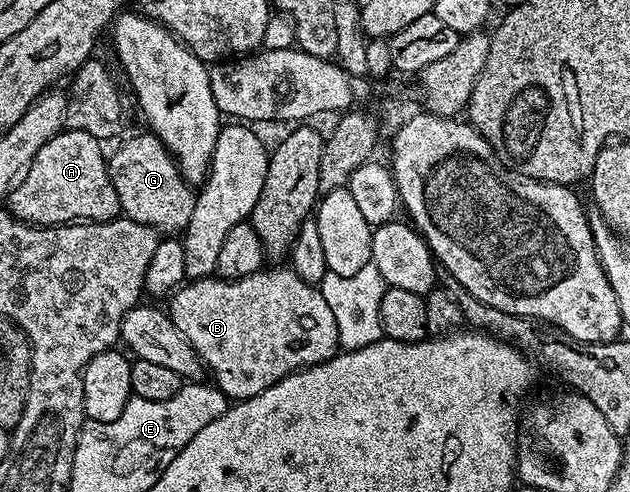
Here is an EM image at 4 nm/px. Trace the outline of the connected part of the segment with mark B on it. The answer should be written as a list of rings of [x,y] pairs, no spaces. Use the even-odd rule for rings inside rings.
[[[263,268],[257,274],[249,274],[243,278],[227,280],[217,276],[209,278],[196,278],[187,281],[178,287],[169,295],[168,313],[172,324],[176,324],[176,328],[180,328],[180,332],[184,332],[184,336],[188,340],[188,344],[195,350],[202,365],[207,371],[214,373],[212,378],[213,385],[226,393],[227,399],[241,400],[251,398],[260,392],[264,392],[264,388],[272,388],[285,374],[293,374],[295,370],[305,370],[308,366],[315,366],[321,362],[326,362],[329,358],[339,353],[338,333],[336,332],[336,316],[332,316],[332,308],[328,308],[328,300],[324,300],[321,289],[318,286],[309,286],[304,280],[300,280],[300,276],[296,276],[296,272],[289,268],[283,270],[269,270]]]

